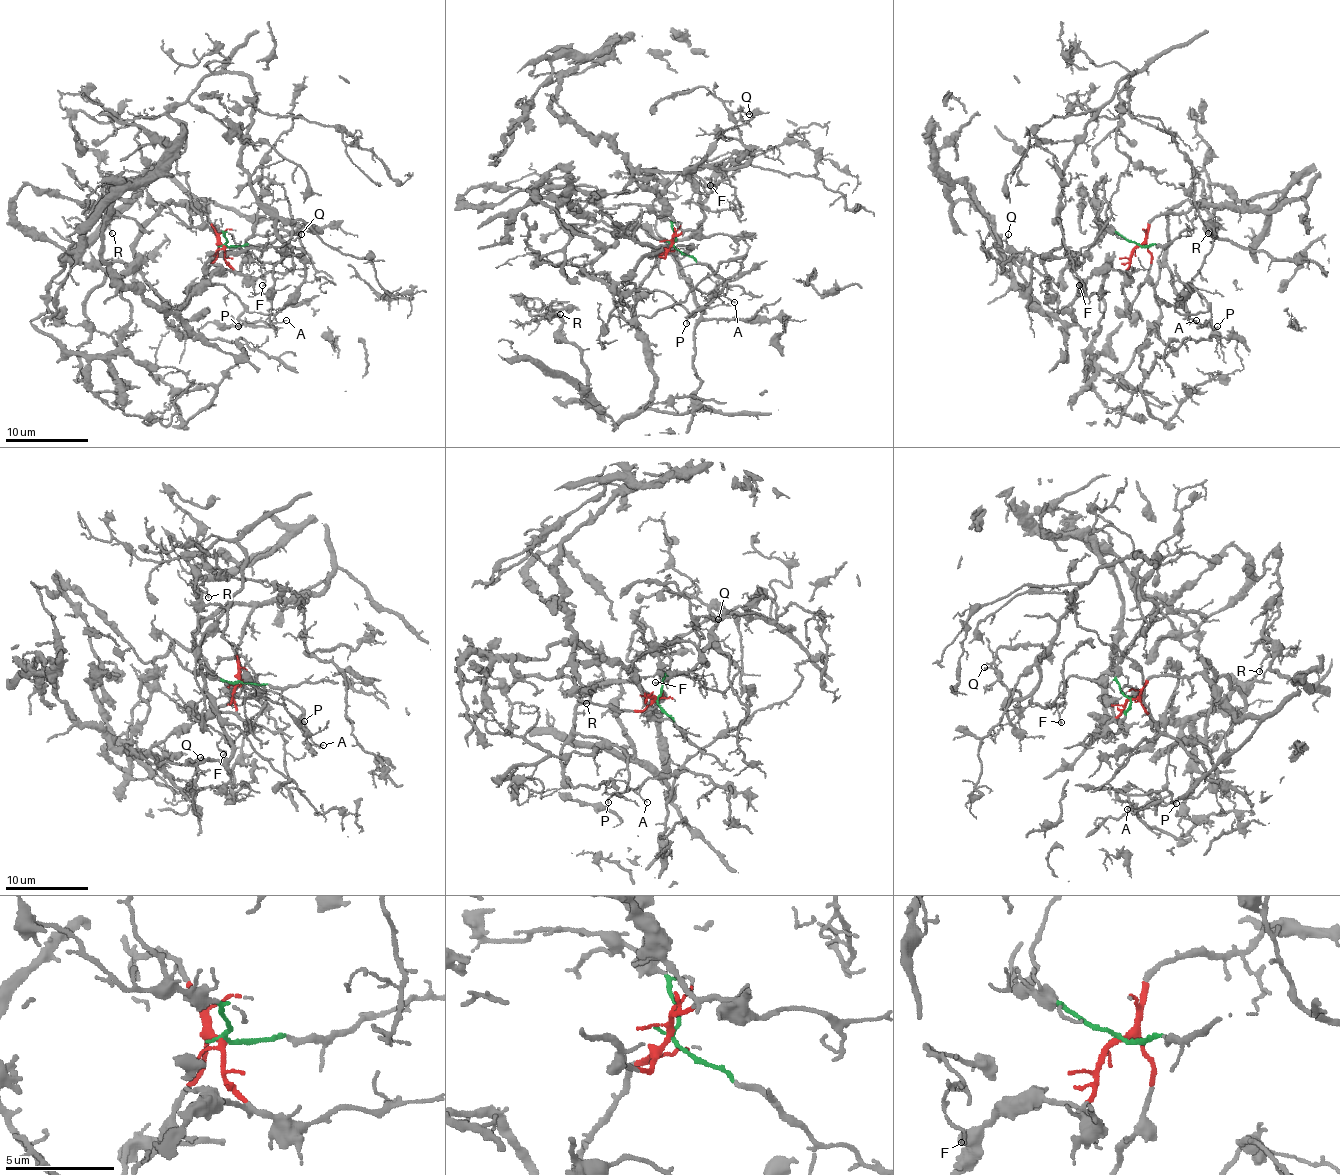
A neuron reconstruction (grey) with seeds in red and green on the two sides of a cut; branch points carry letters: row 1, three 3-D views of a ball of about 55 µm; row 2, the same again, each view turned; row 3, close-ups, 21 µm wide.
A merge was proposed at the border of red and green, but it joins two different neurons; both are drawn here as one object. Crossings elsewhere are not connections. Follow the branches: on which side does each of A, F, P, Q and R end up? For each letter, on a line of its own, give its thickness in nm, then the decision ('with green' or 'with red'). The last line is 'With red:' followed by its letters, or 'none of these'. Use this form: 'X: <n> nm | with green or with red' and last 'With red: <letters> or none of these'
A: 70 nm | with red
F: 110 nm | with green
P: 140 nm | with red
Q: 130 nm | with green
R: 110 nm | with red
With red: A, P, R

